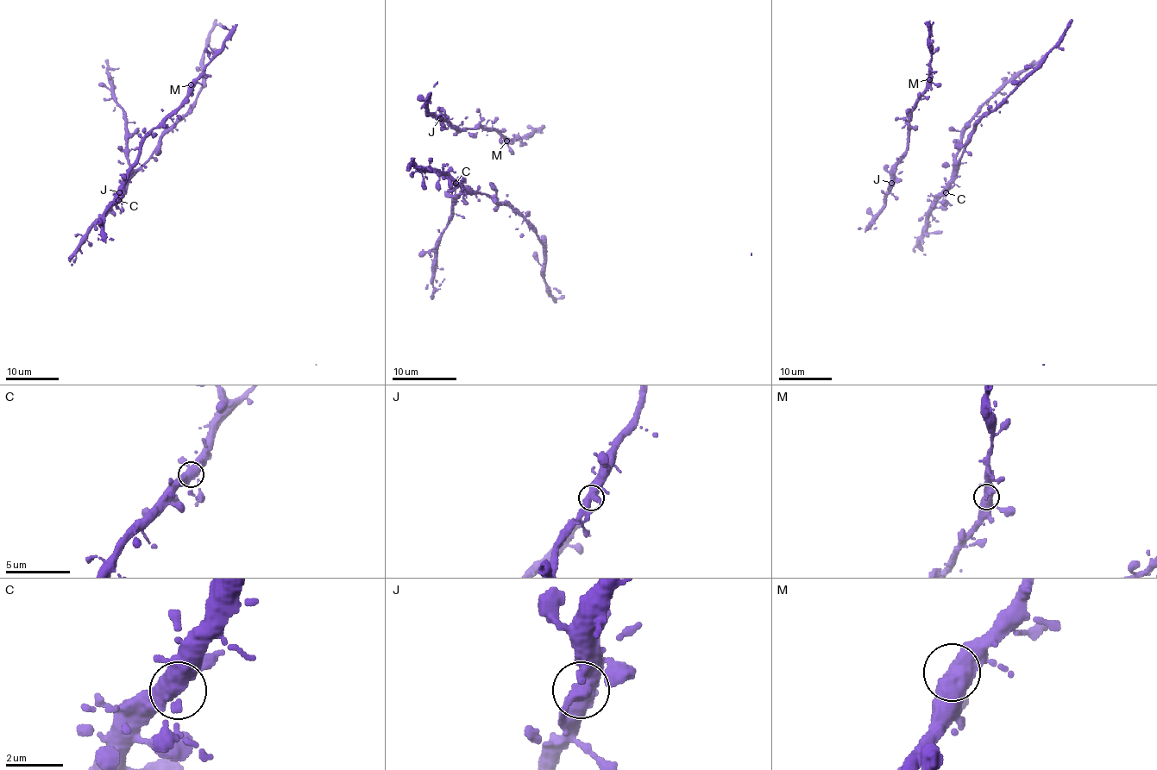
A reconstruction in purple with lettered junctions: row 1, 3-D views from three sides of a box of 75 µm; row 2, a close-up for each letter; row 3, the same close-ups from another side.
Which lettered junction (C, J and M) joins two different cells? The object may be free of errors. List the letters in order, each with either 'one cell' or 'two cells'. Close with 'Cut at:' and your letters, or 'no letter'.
C: one cell
J: one cell
M: one cell
Cut at: no letter

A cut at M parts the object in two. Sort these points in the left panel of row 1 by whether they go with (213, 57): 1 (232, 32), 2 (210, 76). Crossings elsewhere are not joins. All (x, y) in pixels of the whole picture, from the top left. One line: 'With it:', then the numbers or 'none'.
With it: 1, 2

